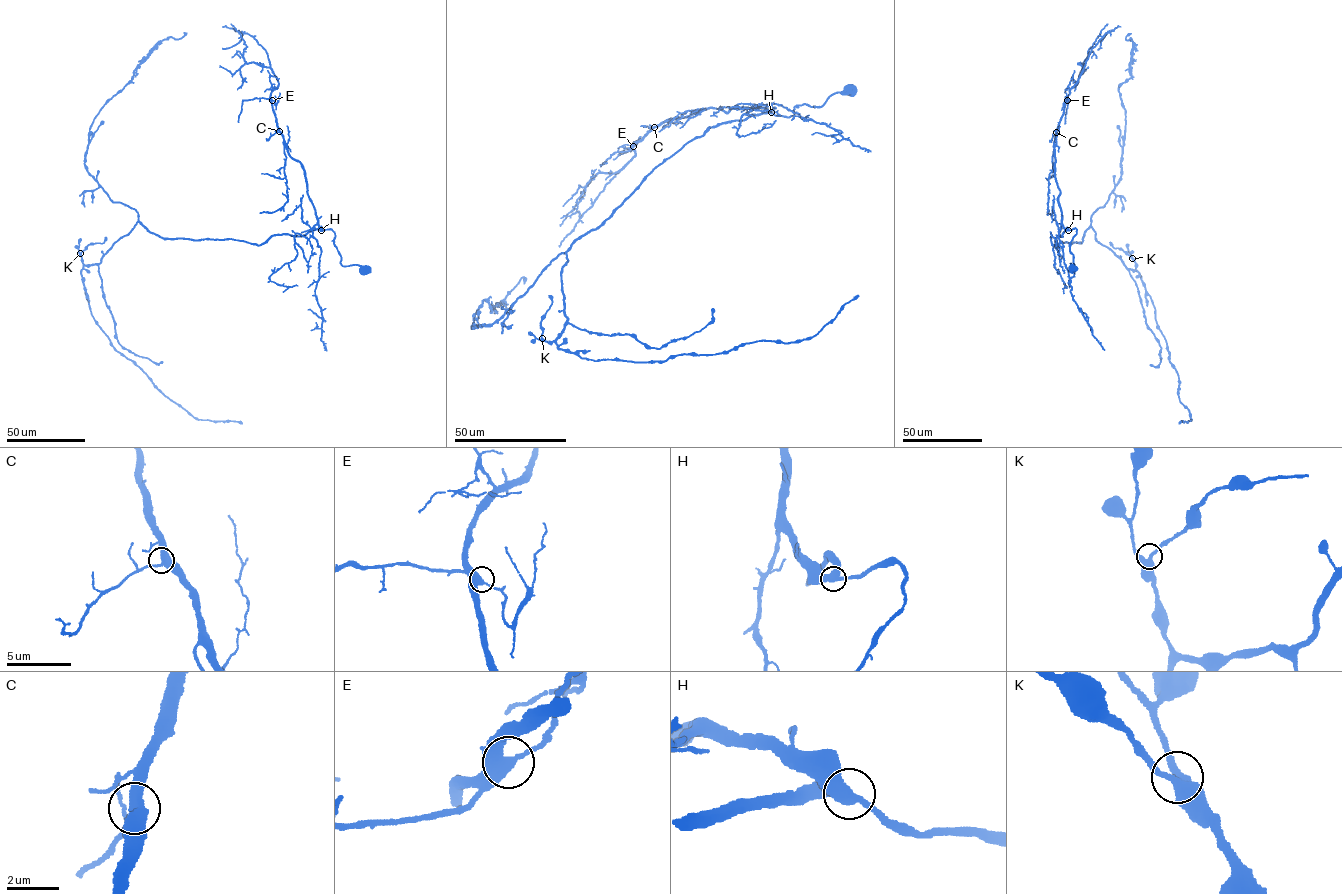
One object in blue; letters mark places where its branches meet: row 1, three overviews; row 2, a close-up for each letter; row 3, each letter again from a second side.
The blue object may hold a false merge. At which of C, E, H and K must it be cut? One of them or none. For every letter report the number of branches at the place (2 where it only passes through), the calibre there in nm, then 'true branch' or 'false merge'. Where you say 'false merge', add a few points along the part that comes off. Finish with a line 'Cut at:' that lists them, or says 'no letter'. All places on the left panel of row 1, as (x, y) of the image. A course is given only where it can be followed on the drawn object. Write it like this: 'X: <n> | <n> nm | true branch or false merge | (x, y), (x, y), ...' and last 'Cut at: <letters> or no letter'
C: 3 | 360 nm | true branch
E: 3 | 400 nm | true branch
H: 3 | 400 nm | true branch
K: 3 | 420 nm | true branch
Cut at: no letter

